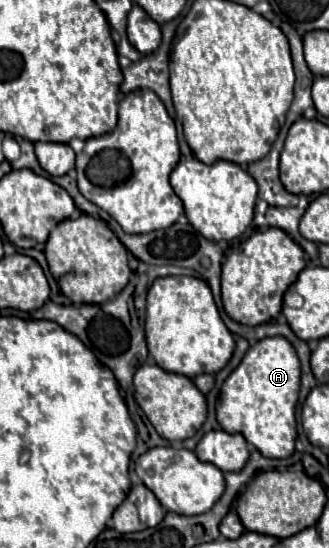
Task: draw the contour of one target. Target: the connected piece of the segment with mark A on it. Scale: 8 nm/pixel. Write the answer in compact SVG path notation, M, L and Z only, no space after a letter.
M273 336L255 342L221 386L217 404L221 428L227 434L241 434L265 458L289 458L295 452L297 438L295 406L299 398L299 376L299 358L289 340Z

